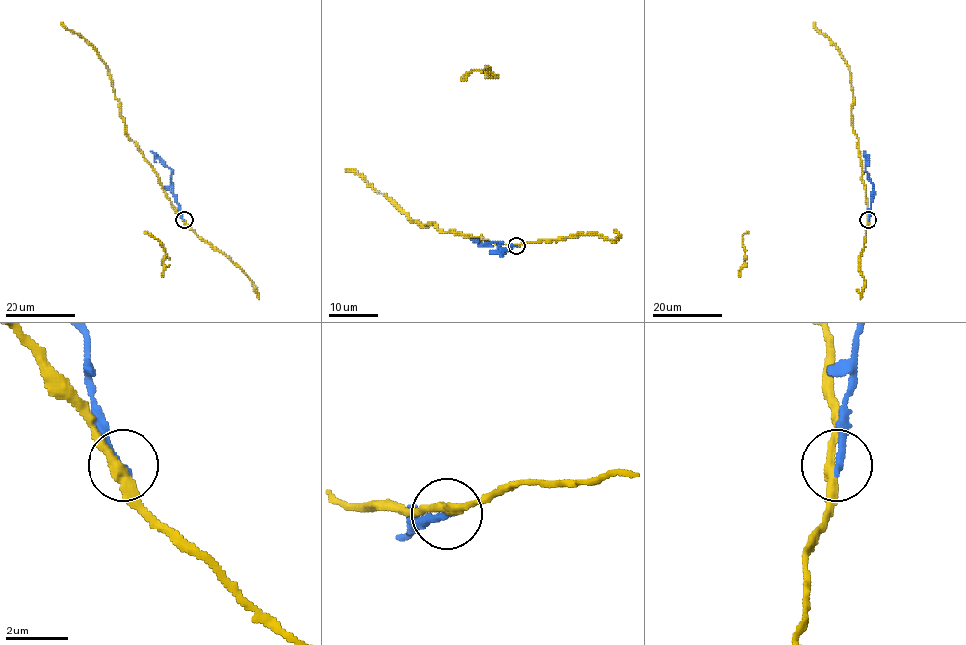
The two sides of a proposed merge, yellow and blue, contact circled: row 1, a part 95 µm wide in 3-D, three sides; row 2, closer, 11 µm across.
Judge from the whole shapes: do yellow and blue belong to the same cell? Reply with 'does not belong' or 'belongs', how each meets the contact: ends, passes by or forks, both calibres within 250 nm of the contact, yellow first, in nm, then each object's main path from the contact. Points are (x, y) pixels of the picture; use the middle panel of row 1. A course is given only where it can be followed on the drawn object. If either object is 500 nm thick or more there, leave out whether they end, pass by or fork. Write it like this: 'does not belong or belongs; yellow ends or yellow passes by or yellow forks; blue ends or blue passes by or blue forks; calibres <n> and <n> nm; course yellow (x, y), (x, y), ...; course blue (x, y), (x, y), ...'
does not belong; yellow passes by; blue ends; calibres 320 and 240 nm; course yellow (516, 245), (441, 231), (434, 222), (421, 225), (359, 174), (345, 168); course blue (516, 245), (502, 252), (498, 248), (501, 241), (482, 245), (472, 240)

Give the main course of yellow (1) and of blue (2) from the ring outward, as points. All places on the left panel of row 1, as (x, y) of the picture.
1: (183, 219), (167, 196), (153, 167), (126, 133), (119, 101), (115, 96), (108, 67), (98, 51), (60, 22)
2: (183, 219), (173, 192), (172, 170), (151, 151)

